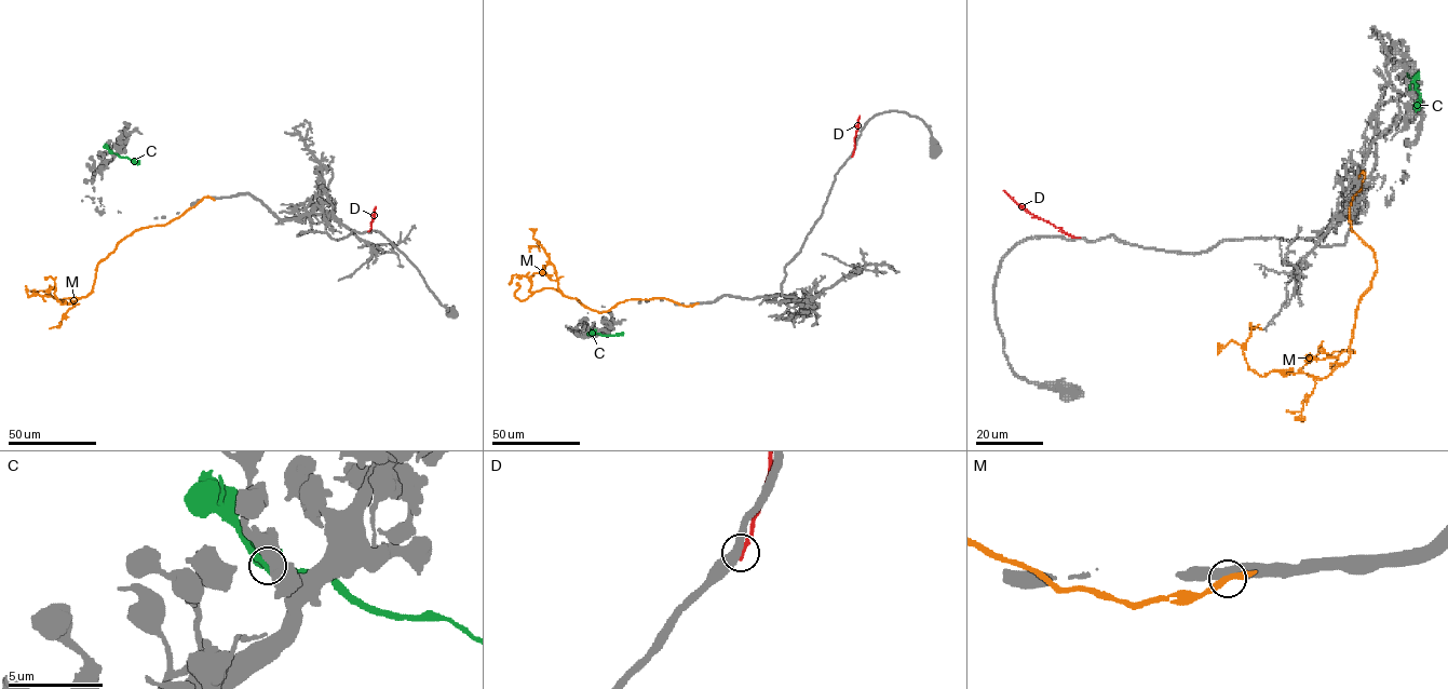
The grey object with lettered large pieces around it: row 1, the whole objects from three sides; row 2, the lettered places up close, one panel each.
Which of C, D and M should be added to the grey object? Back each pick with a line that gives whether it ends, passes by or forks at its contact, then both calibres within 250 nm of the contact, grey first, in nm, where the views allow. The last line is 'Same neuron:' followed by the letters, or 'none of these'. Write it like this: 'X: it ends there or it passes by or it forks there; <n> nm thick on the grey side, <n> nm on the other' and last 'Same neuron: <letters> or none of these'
C: it ends there; 650 nm thick on the grey side, 380 nm on the other
Same neuron: C

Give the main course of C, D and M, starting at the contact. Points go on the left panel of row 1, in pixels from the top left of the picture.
C: (110, 152), (108, 149), (139, 161)
D: (368, 231), (376, 206)
M: (212, 198), (127, 235), (97, 265), (93, 291), (73, 306), (62, 305), (54, 280), (46, 280)

